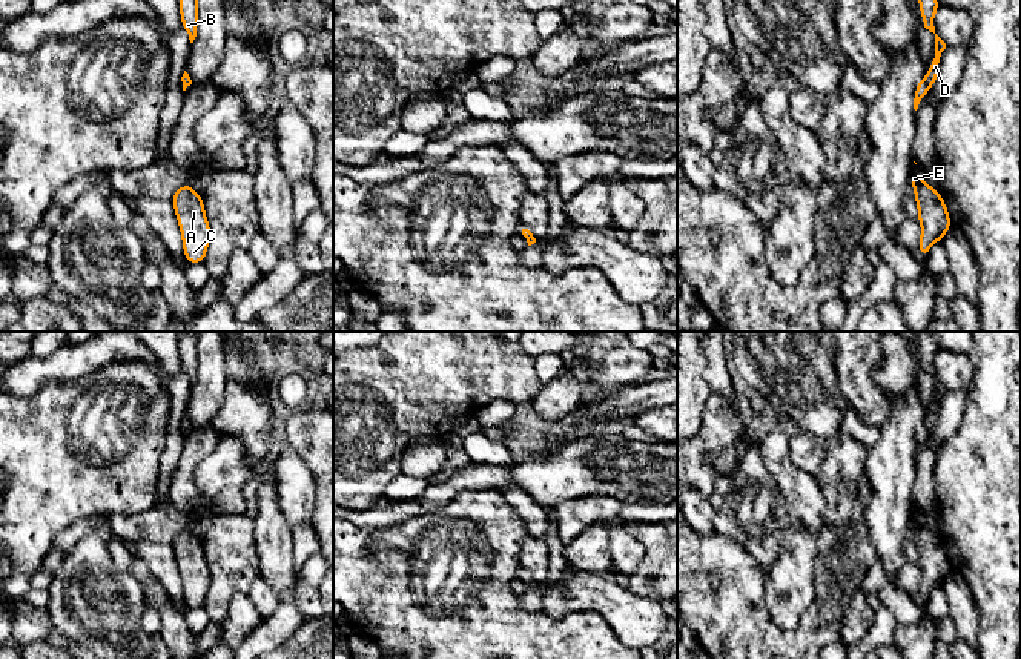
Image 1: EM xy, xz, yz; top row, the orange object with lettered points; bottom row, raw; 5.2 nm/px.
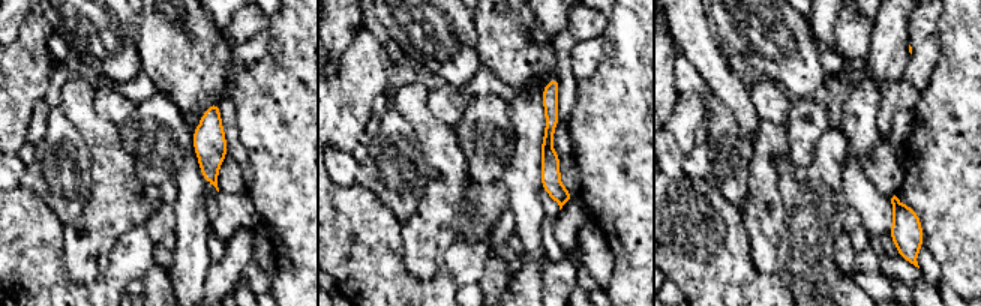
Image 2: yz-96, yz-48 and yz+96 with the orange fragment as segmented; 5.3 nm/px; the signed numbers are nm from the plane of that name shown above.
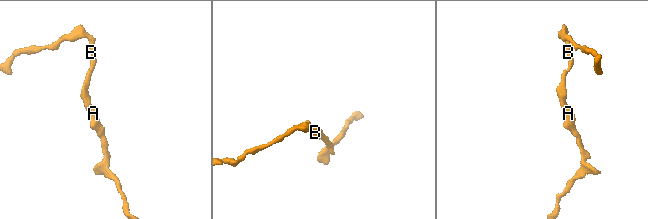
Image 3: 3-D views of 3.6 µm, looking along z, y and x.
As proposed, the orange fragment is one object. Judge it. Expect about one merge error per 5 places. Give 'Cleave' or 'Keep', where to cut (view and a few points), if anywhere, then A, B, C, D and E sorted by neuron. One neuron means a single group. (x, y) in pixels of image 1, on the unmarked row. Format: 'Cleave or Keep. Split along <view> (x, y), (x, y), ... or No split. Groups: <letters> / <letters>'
Keep. No split. Groups: A B C D E

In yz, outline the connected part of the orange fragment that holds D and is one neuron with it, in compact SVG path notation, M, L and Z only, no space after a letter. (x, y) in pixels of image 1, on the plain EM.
M935 378L935 396L932 409L926 418L926 422L917 427L914 453L918 453L921 442L927 438L929 432L935 429L940 413L941 398L946 393L946 387Z

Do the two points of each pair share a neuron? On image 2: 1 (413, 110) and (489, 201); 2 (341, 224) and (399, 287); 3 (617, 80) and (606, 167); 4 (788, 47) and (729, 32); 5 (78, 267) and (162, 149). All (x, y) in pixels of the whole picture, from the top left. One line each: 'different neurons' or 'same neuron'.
1: different neurons
2: same neuron
3: same neuron
4: same neuron
5: different neurons

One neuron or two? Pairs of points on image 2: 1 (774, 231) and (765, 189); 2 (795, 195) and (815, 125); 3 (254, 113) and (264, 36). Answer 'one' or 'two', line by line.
1: one
2: two
3: two

